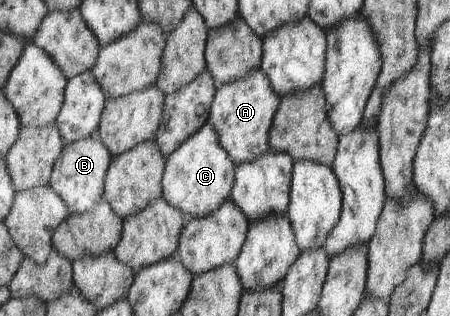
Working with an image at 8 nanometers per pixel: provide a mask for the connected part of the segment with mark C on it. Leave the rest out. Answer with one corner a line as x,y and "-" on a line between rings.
207,122
197,134
183,142
166,160
164,171
163,198
183,212
187,219
207,218
221,210
232,197
236,182
236,162
229,151
221,146
220,134

